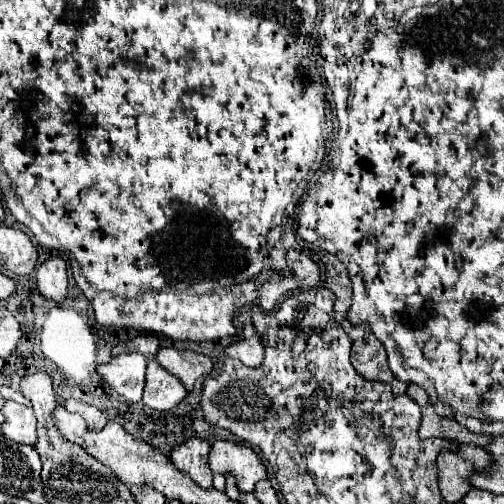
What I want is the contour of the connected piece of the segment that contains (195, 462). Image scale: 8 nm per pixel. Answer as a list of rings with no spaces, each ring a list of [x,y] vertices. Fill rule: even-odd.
[[[188,438],[186,442],[172,448],[170,458],[174,466],[196,480],[198,486],[210,488],[212,486],[212,470],[208,468],[208,452],[210,444],[204,438]]]

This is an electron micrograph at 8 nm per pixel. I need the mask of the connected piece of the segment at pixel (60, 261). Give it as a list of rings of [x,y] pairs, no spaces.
[[[50,256],[36,270],[38,290],[56,302],[64,300],[68,290],[68,266],[62,256]]]

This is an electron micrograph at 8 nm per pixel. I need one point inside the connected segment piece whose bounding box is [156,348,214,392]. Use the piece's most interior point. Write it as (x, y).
(189, 366)

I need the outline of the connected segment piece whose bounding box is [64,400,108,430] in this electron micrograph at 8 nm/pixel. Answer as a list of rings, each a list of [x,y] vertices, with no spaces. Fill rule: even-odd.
[[[66,400],[66,402],[64,402],[64,408],[66,408],[68,412],[76,412],[76,414],[80,414],[80,416],[86,420],[88,428],[92,428],[92,430],[102,430],[102,428],[106,426],[106,422],[108,422],[106,416],[104,416],[96,406],[86,404],[86,402]]]

